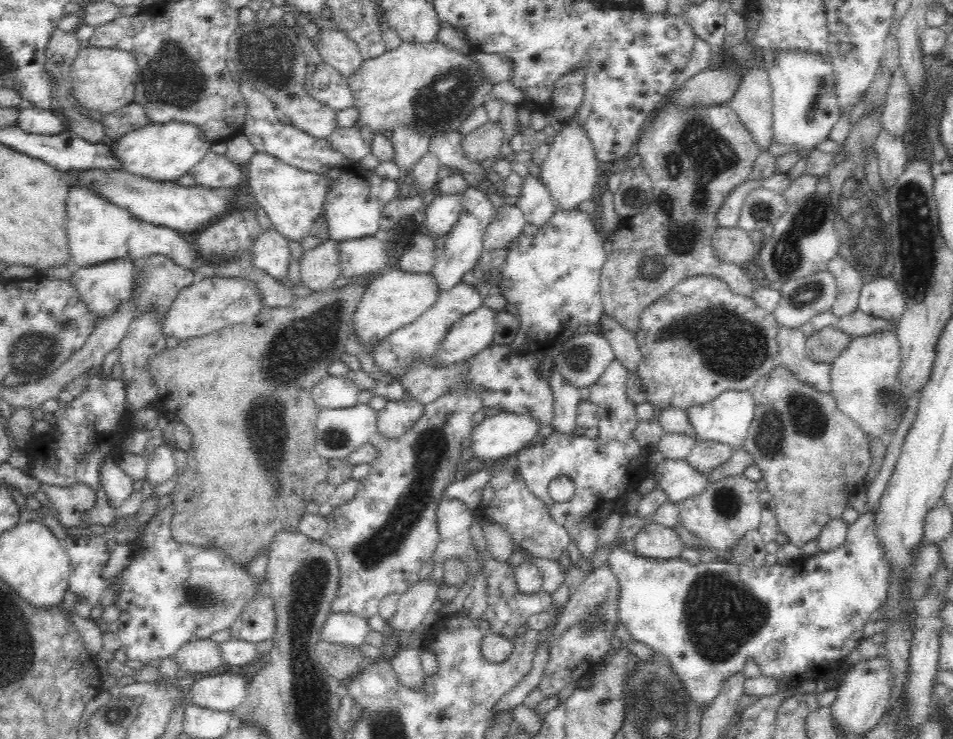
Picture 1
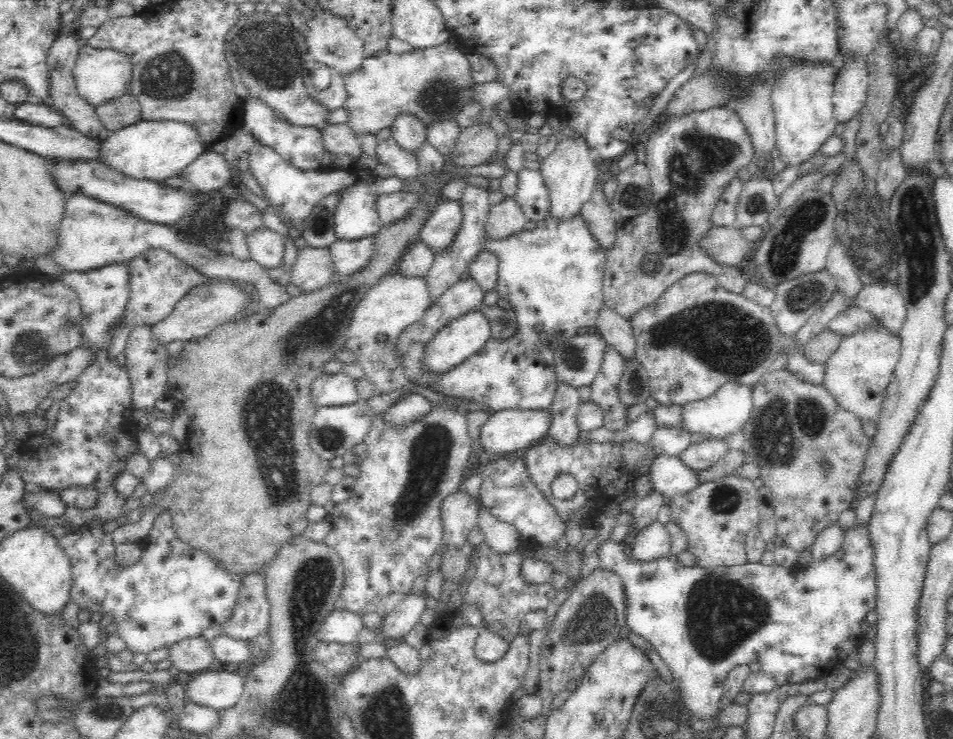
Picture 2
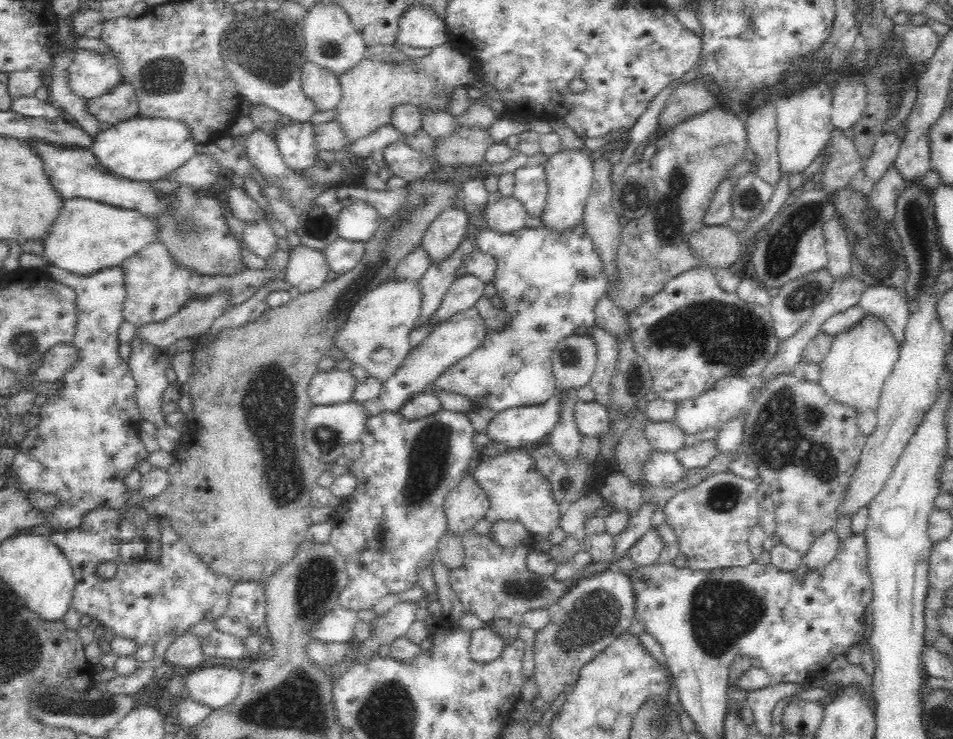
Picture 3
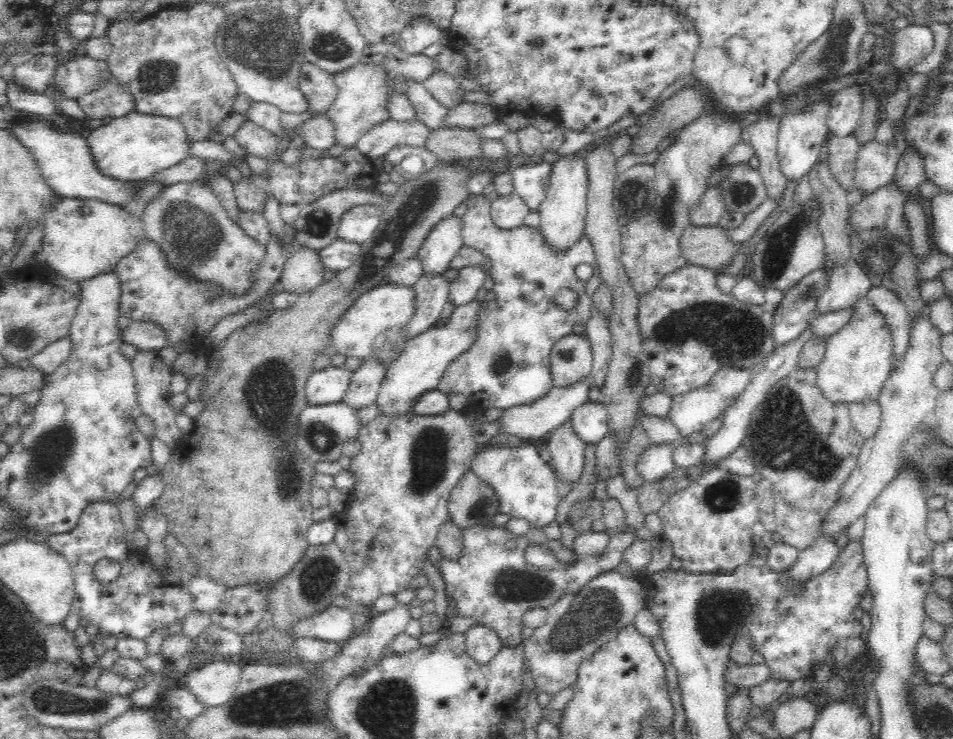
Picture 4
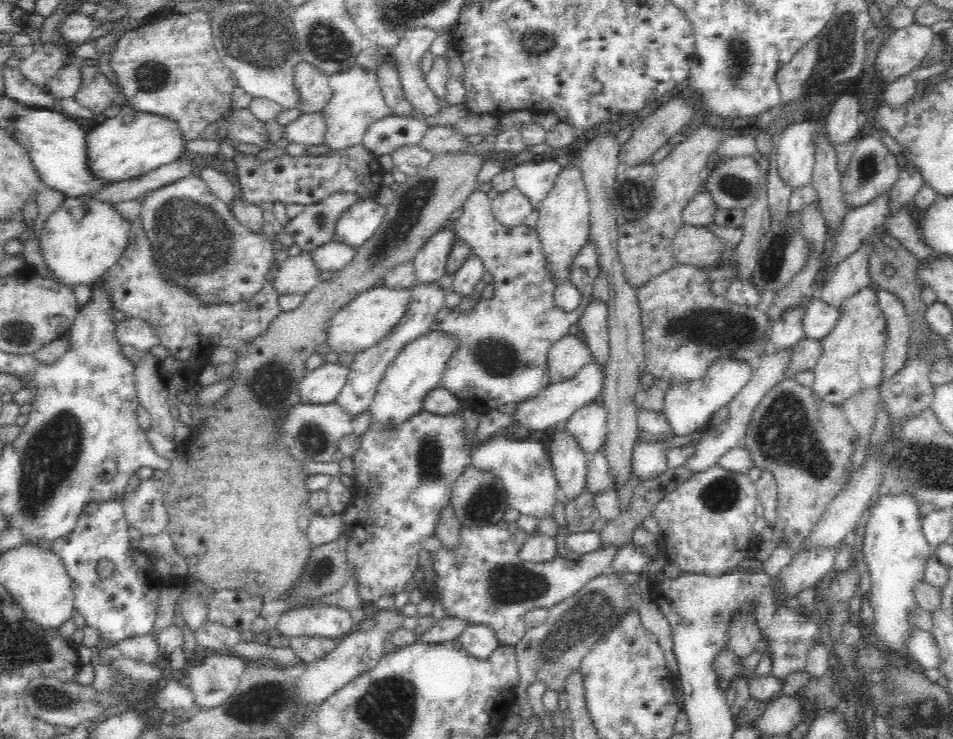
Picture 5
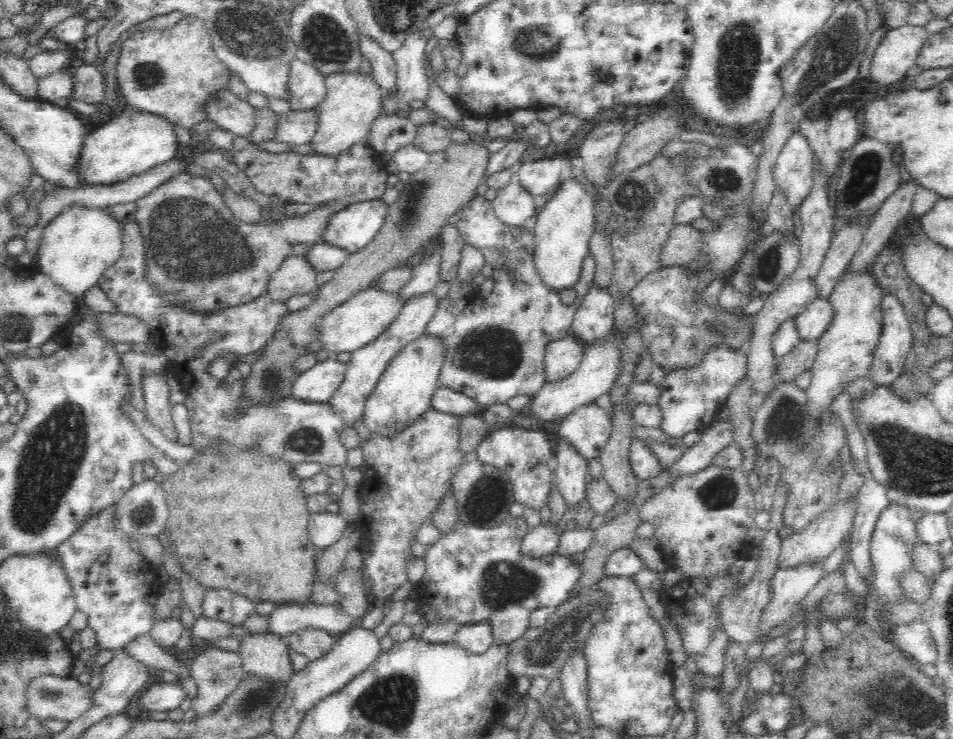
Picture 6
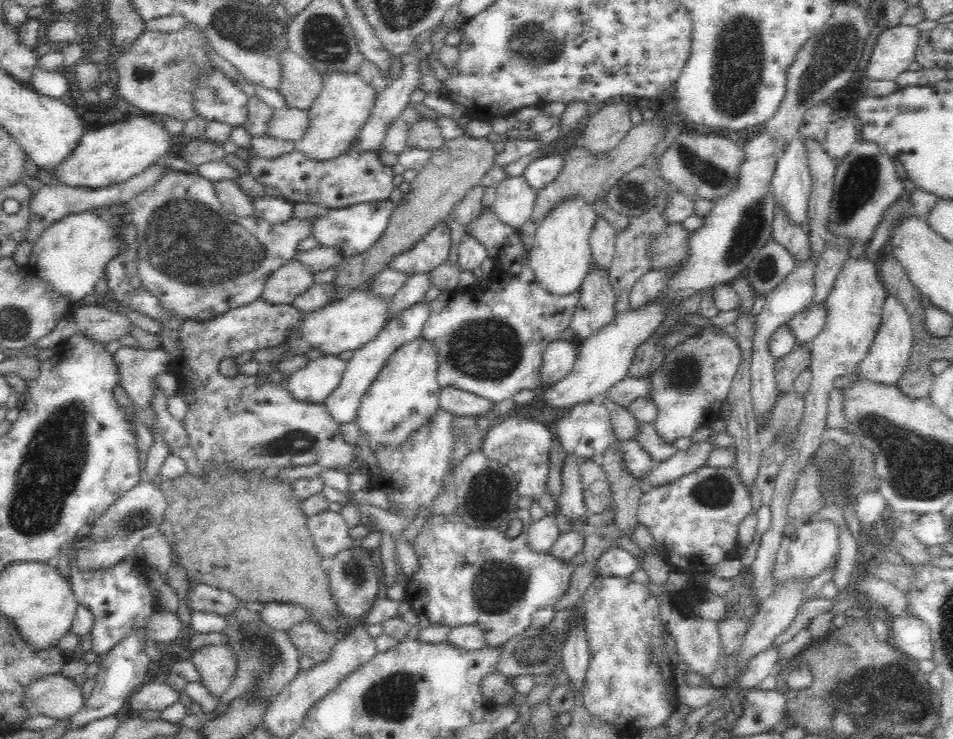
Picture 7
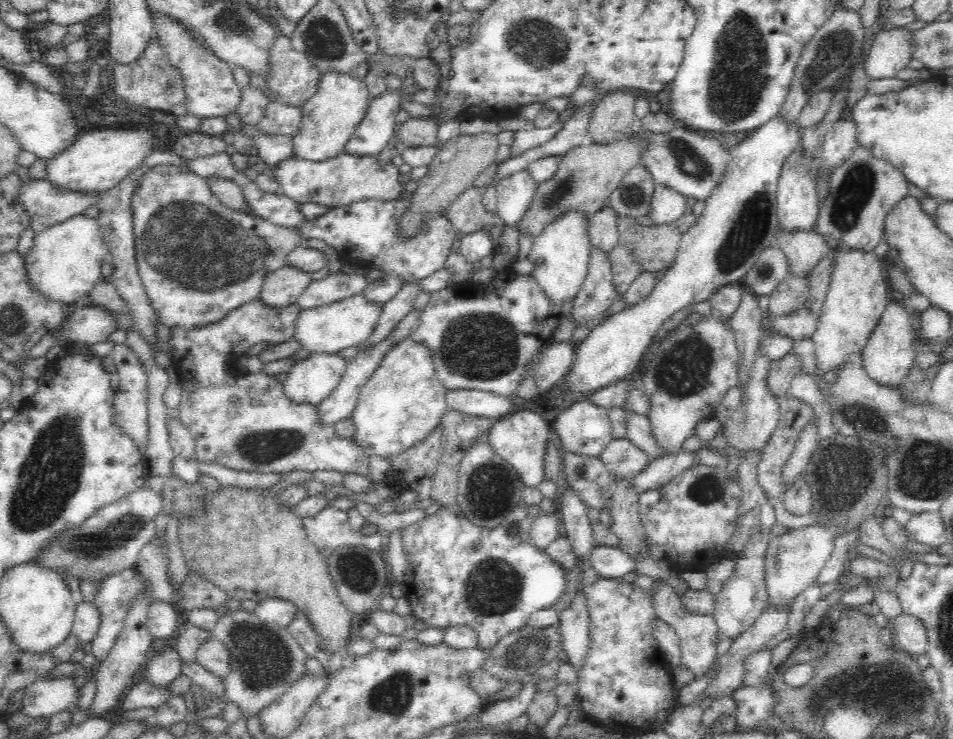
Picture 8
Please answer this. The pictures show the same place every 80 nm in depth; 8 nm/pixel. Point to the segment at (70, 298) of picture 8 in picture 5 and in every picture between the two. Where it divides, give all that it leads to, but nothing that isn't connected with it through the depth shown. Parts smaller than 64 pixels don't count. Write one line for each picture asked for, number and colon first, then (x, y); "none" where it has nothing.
5: (80, 240)
6: (75, 249)
7: (69, 257)

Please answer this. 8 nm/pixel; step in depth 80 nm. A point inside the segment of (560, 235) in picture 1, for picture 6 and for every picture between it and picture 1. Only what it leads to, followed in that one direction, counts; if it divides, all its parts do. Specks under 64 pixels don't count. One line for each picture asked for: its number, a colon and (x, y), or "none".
2: (552, 276)
3: (549, 285)
4: (508, 364)
5: (501, 344)
6: (494, 347)

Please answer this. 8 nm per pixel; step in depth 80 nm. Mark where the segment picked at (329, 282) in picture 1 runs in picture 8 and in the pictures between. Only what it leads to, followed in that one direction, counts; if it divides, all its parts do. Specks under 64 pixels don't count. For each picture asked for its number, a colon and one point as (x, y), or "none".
2: (312, 269)
3: (306, 270)
4: (302, 271)
5: (298, 274)
6: (295, 276)
7: (283, 285)
8: (283, 287)

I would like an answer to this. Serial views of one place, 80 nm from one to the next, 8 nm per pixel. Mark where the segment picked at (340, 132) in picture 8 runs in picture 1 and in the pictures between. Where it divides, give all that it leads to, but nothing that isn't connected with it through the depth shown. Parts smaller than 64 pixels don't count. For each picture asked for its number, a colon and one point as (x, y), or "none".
1: (431, 86)
2: (435, 83)
3: (369, 90)
4: (360, 102)
5: (356, 102)
6: (344, 116)
7: (344, 102)

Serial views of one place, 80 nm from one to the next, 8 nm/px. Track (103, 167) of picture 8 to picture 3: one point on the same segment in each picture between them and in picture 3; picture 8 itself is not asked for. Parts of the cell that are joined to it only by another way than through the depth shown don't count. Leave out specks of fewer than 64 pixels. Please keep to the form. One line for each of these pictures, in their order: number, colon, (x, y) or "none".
3: (141, 148)
4: (136, 145)
5: (133, 142)
6: (130, 144)
7: (102, 158)

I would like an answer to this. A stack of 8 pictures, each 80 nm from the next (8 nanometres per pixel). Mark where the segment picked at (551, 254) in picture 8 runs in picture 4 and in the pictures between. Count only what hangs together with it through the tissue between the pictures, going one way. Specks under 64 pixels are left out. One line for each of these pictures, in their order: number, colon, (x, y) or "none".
4: (563, 212)
5: (563, 227)
6: (564, 226)
7: (560, 256)

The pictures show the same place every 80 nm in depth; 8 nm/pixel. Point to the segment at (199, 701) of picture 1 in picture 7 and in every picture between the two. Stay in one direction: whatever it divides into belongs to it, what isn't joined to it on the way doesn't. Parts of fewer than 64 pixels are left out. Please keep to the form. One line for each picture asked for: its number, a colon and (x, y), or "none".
2: (220, 689)
3: (215, 686)
4: (213, 684)
5: (213, 680)
6: (216, 672)
7: (217, 663)

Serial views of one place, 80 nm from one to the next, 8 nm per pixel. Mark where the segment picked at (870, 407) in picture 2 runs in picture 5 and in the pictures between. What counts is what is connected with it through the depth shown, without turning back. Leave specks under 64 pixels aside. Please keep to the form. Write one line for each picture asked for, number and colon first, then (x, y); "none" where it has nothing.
3: (860, 360)
4: (858, 358)
5: (851, 360)

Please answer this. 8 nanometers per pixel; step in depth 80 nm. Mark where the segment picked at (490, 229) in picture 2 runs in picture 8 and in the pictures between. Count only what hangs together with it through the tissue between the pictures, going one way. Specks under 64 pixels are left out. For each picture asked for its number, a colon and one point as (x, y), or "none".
3: (508, 214)
4: (508, 211)
5: (511, 207)
6: (513, 204)
7: (514, 198)
8: (514, 192)

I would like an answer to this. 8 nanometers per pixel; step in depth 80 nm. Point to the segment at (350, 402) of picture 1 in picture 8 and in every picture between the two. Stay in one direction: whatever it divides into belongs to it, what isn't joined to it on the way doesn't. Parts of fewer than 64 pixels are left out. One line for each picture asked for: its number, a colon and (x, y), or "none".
2: (328, 389)
3: (327, 387)
4: (326, 386)
5: (322, 385)
6: (317, 384)
7: (313, 383)
8: (310, 381)

